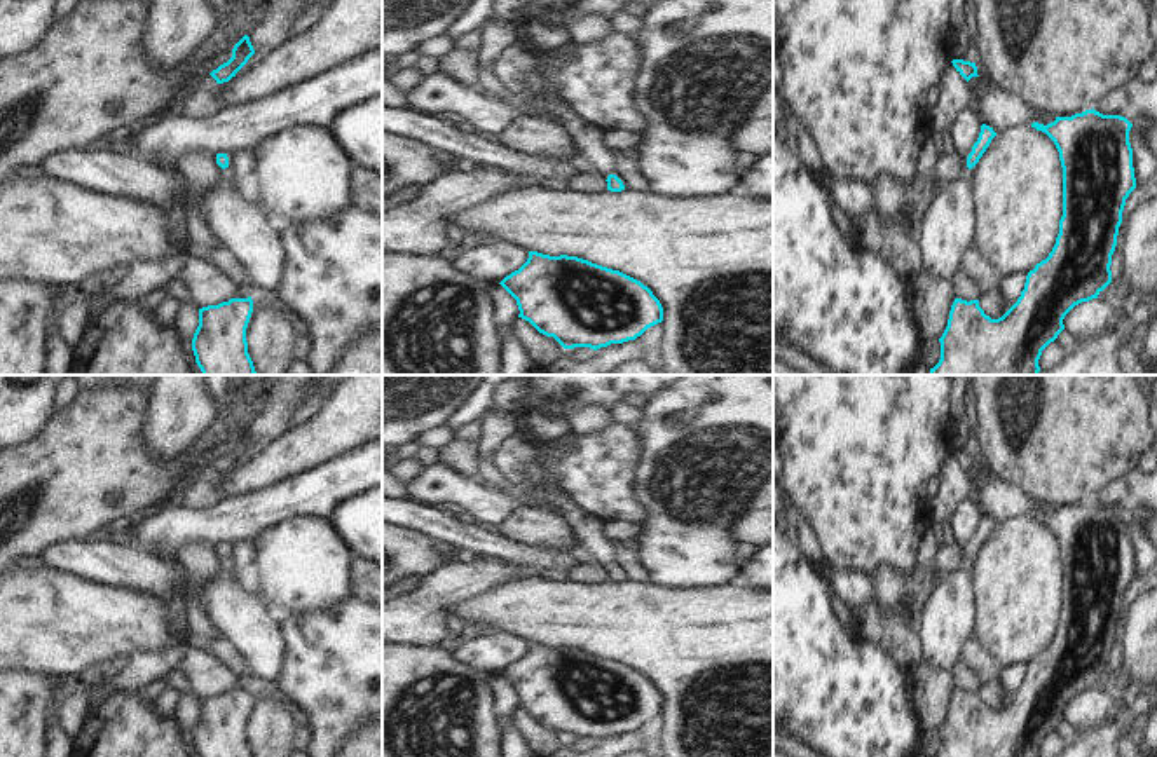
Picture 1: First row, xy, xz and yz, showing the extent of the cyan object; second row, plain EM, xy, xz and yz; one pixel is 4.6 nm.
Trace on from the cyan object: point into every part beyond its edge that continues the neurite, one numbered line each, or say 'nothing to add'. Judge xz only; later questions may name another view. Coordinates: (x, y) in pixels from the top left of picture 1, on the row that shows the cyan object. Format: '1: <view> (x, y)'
1: xz (585, 136)

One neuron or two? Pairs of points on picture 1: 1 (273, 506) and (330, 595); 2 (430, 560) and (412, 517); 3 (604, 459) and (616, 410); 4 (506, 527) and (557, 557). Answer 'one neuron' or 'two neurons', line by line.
1: two neurons
2: two neurons
3: two neurons
4: two neurons

